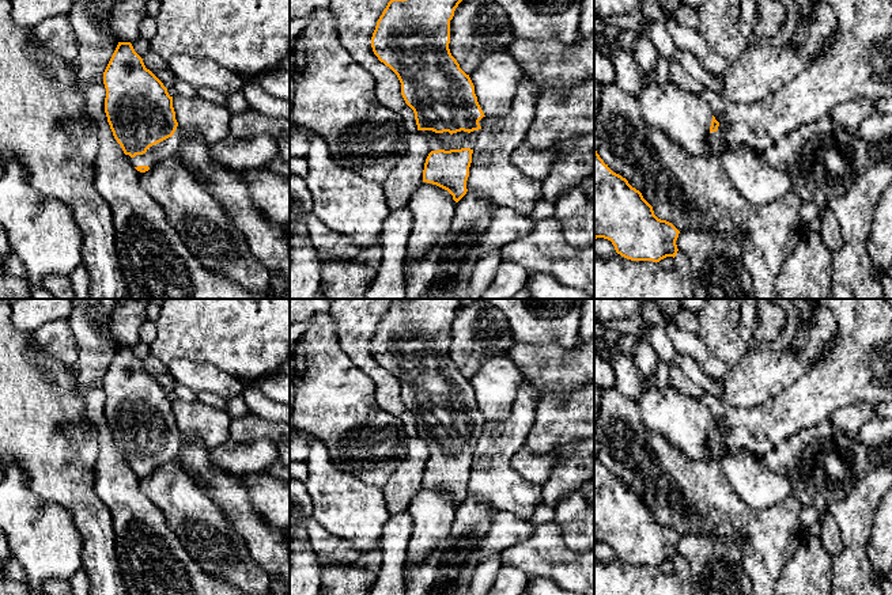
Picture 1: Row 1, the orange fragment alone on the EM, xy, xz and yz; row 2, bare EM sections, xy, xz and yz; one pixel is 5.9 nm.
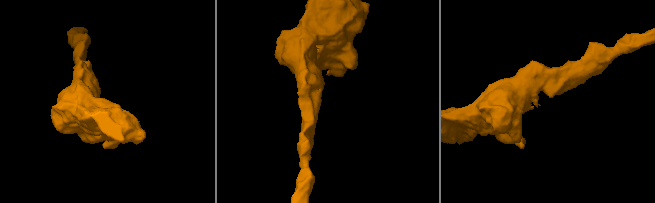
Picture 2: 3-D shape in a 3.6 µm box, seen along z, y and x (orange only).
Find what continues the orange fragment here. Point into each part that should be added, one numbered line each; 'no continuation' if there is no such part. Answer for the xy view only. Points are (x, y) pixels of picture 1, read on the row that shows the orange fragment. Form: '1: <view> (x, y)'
1: xy (167, 148)

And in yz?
1: yz (717, 139)

